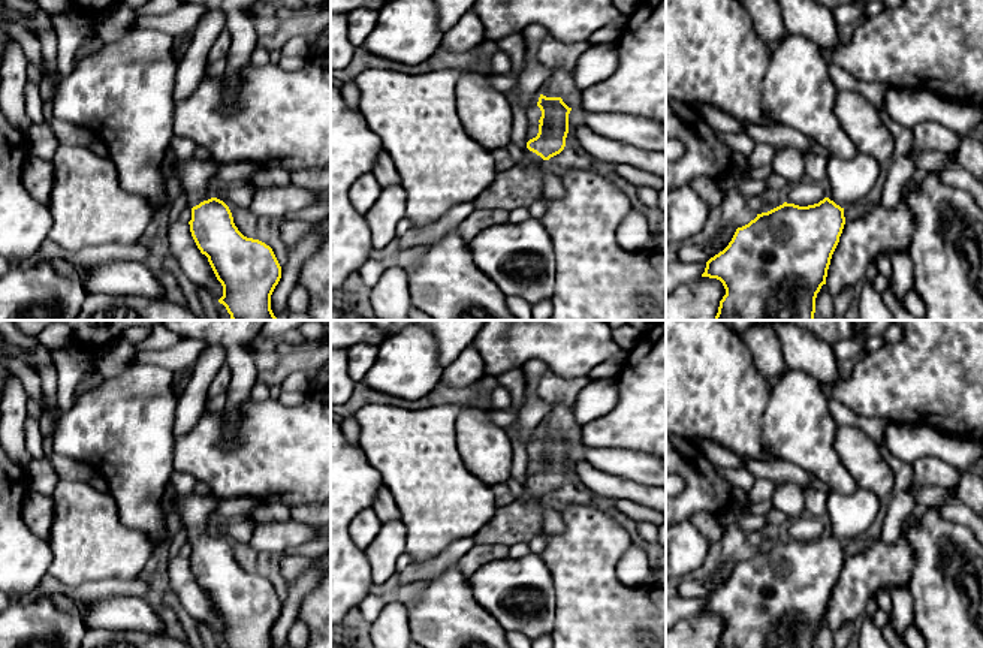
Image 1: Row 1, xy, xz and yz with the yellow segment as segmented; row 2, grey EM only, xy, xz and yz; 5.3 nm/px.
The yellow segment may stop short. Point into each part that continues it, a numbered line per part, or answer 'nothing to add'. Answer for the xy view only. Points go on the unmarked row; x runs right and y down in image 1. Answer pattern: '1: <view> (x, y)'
1: xy (196, 512)

